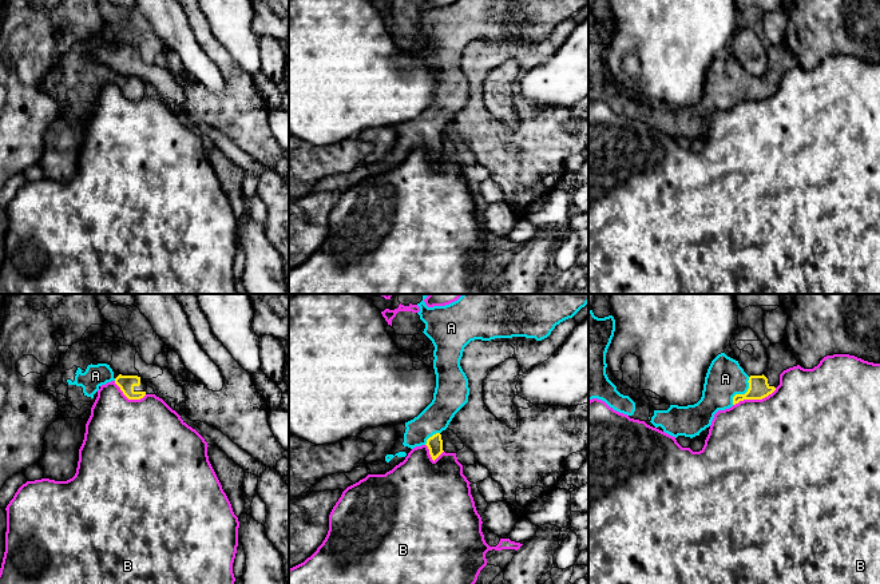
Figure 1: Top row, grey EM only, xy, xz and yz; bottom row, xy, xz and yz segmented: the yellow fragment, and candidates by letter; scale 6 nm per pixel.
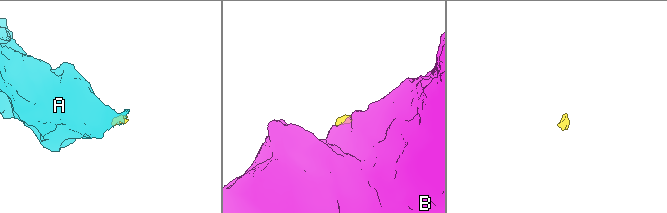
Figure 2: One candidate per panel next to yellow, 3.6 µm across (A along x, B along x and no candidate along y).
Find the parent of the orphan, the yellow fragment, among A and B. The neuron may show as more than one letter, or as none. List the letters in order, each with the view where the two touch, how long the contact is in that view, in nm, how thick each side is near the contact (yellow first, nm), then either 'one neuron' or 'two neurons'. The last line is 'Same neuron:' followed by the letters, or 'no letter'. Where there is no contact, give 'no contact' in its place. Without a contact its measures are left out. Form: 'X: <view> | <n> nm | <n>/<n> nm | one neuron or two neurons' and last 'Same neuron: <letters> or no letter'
A: yz | 200 nm | 130/240 nm | one neuron
B: yz | 280 nm | 130/500 nm | two neurons
Same neuron: A

